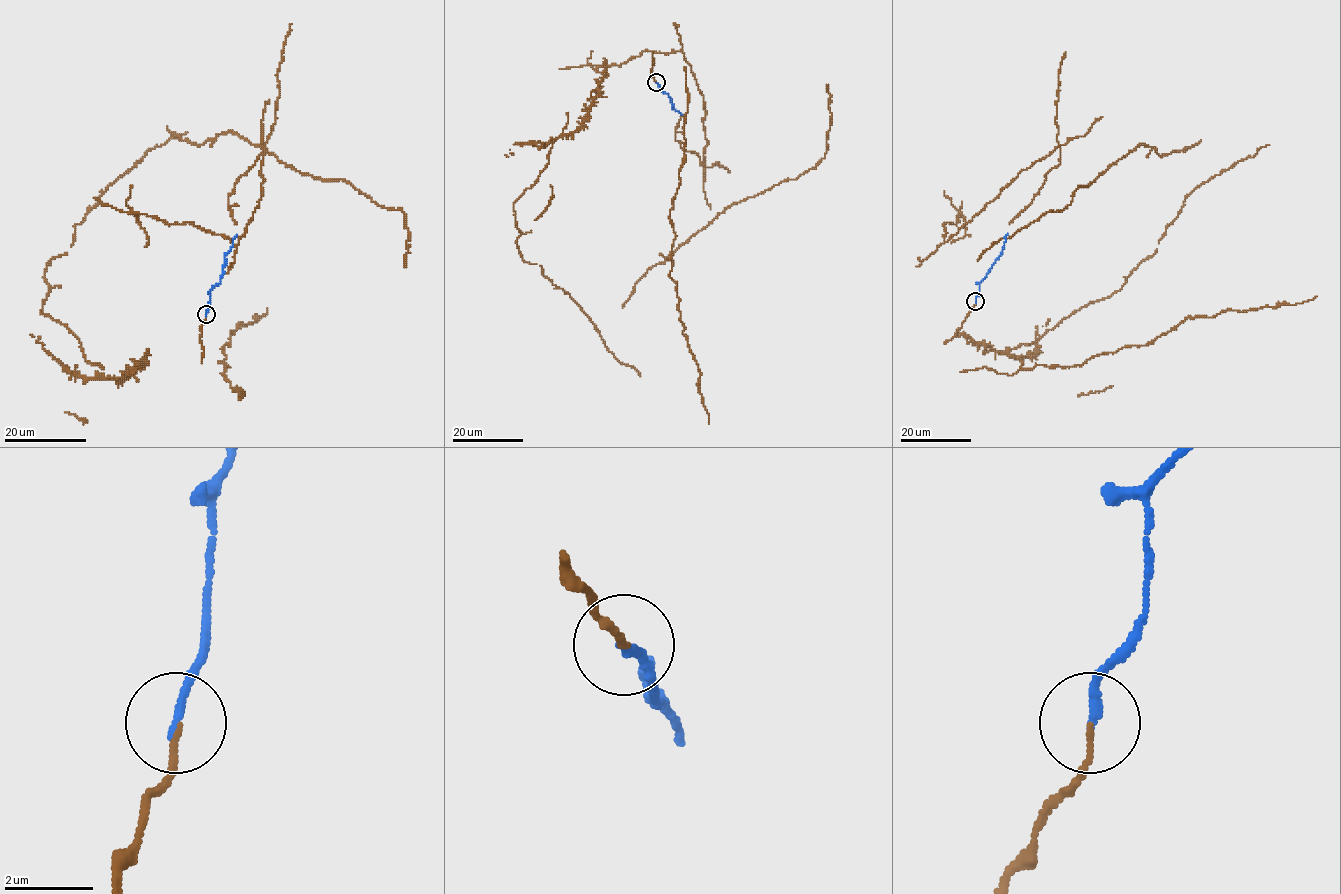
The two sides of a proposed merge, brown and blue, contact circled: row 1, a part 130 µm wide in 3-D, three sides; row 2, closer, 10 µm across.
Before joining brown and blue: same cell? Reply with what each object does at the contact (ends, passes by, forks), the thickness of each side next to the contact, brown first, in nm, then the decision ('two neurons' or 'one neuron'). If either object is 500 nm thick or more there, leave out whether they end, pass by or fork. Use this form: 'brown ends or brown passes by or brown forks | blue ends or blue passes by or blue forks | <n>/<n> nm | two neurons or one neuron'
brown ends | blue ends | 120/190 nm | one neuron

